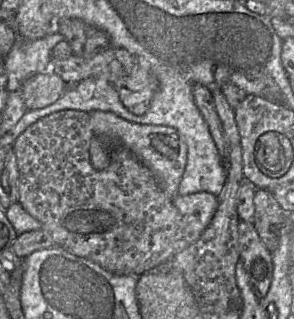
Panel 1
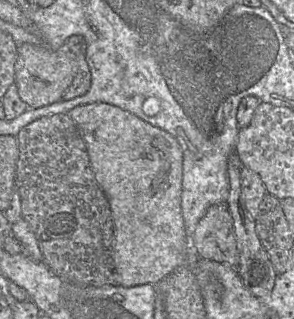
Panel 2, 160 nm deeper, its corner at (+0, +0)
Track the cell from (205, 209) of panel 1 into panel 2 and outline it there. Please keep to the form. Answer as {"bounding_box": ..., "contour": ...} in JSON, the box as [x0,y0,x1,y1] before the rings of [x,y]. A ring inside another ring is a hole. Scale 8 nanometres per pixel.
{"bounding_box":[191,204,240,270],"contour":[[[226,204],[210,206],[191,237],[196,254],[237,270],[240,262],[234,225]]]}

